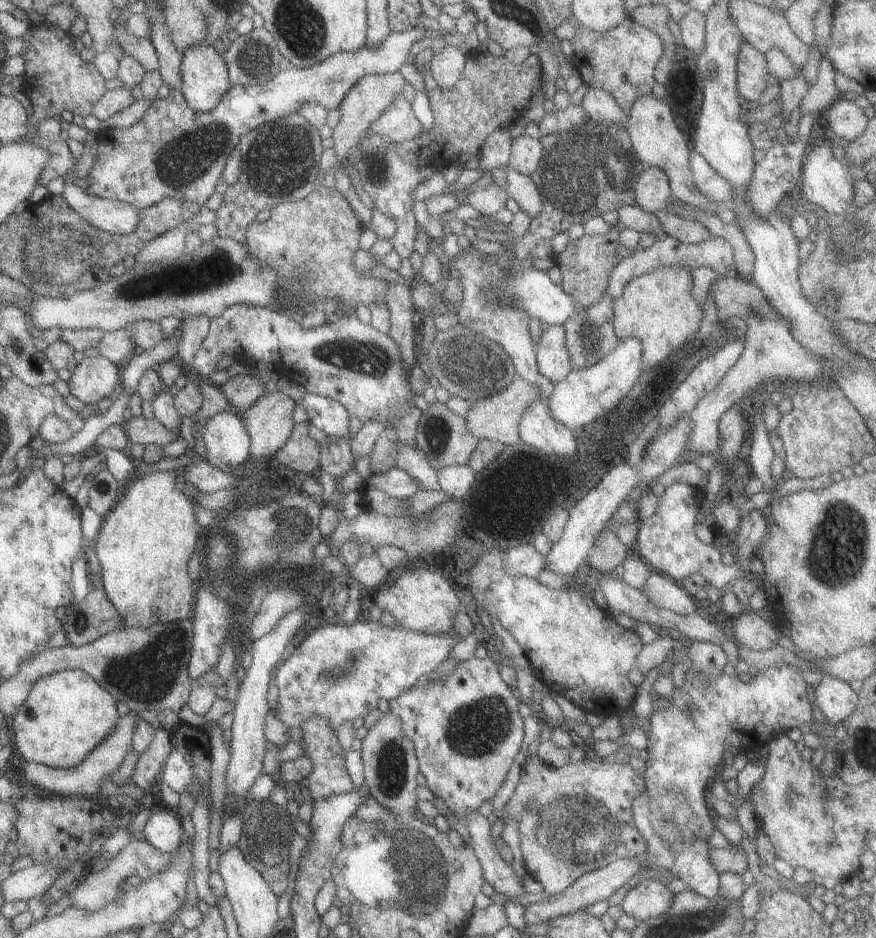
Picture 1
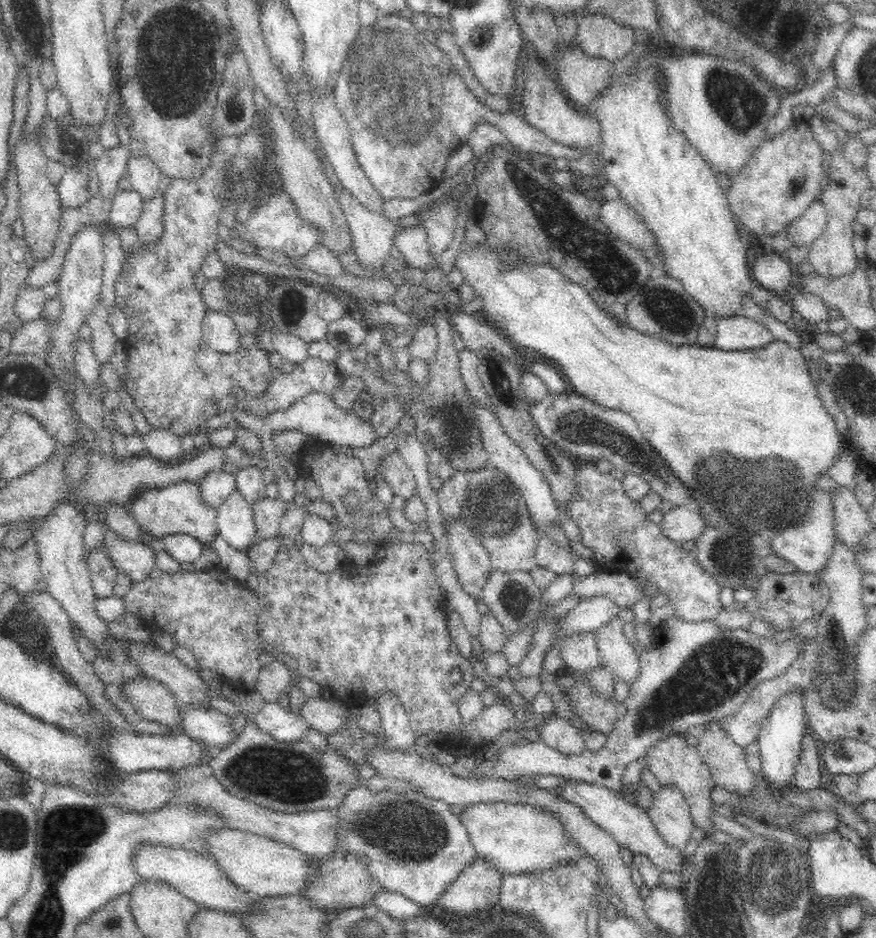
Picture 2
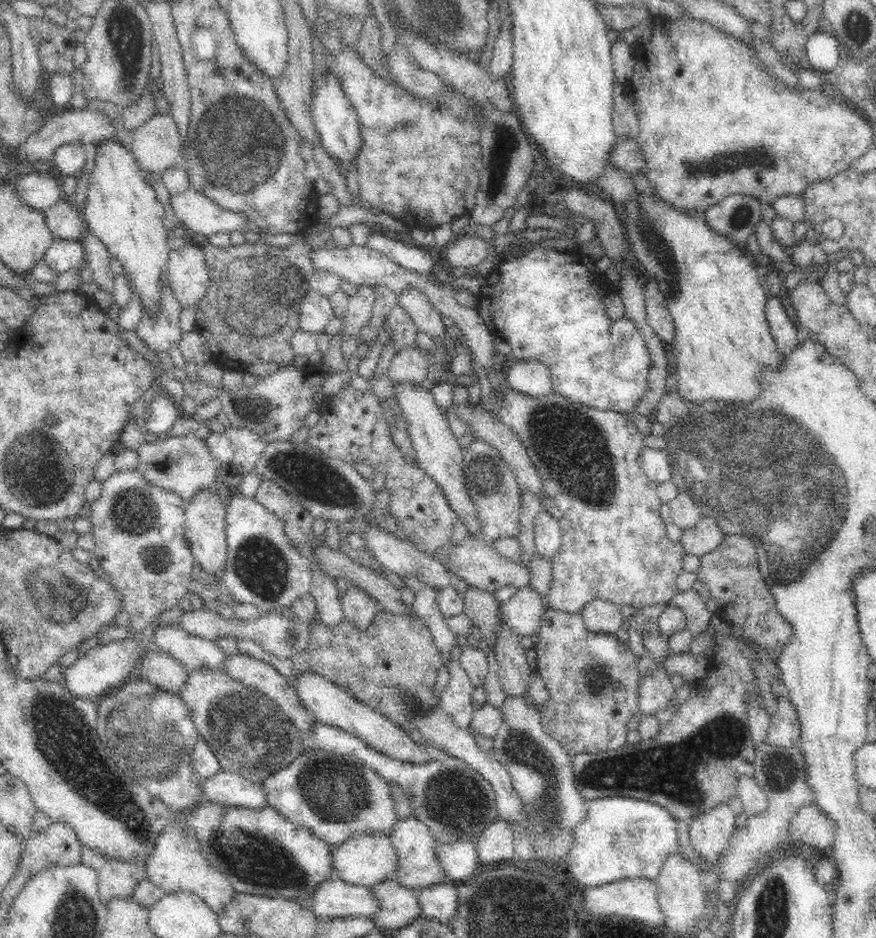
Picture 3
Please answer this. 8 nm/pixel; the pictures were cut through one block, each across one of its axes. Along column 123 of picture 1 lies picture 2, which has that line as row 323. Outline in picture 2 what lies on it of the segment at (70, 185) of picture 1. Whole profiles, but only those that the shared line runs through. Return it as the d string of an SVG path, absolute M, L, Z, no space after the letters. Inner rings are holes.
M207 310L202 319L203 340L220 354L233 357L240 348L240 334L230 315Z

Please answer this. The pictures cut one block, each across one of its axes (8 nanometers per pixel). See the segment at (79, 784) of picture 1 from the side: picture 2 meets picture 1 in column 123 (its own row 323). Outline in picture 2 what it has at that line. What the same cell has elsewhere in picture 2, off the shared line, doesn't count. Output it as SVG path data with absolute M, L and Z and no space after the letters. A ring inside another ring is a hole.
M737 314L730 318L718 318L714 348L730 352L758 350L773 342L773 333L760 322Z

